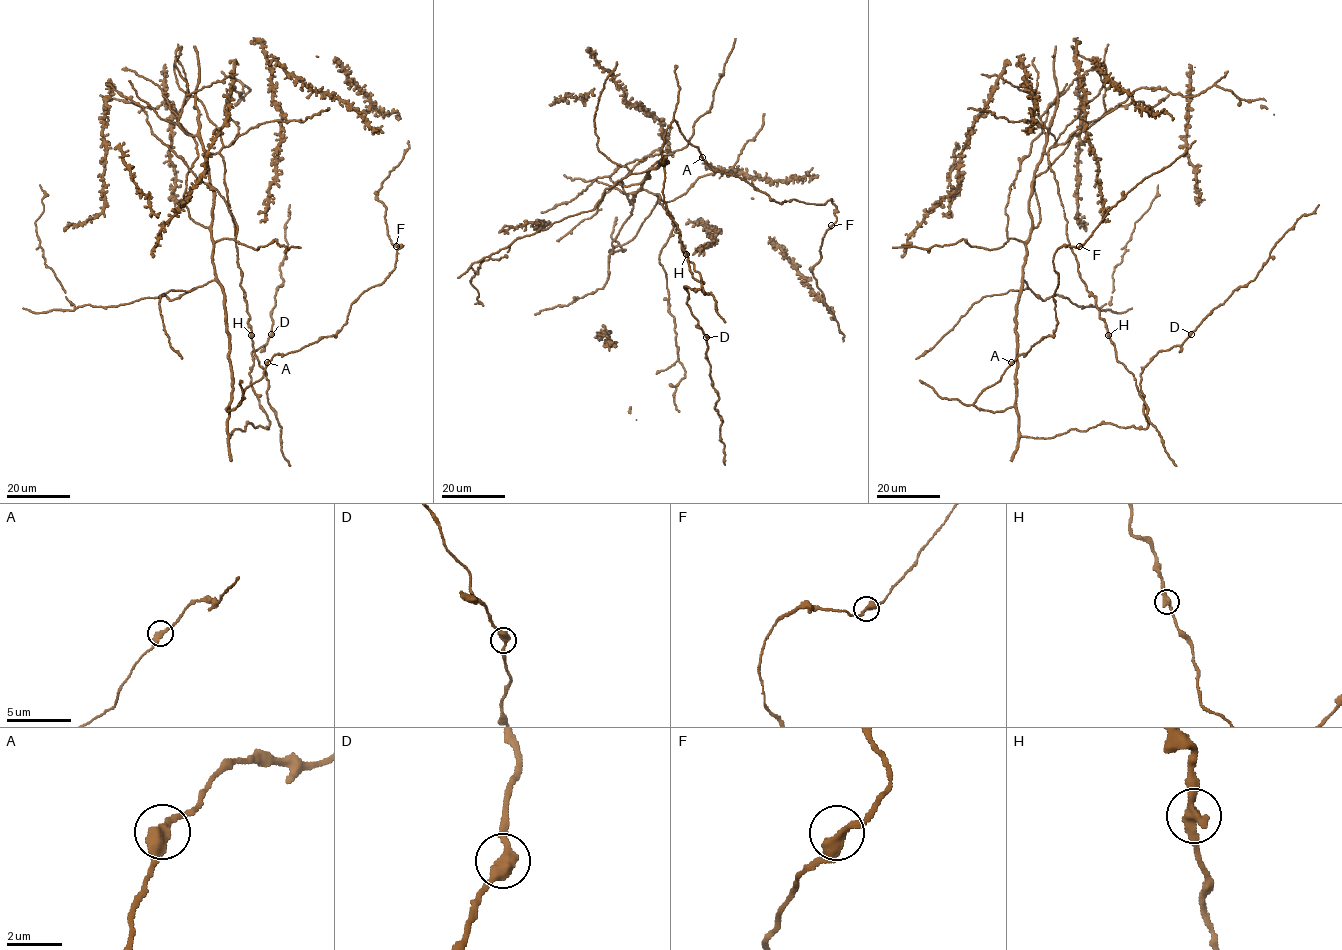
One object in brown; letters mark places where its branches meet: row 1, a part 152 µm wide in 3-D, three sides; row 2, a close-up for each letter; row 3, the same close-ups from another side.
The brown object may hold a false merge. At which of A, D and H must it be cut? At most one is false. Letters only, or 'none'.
none

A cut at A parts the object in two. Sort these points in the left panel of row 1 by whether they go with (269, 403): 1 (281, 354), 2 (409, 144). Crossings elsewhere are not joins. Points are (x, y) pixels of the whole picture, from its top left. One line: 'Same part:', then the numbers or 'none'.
Same part: none

